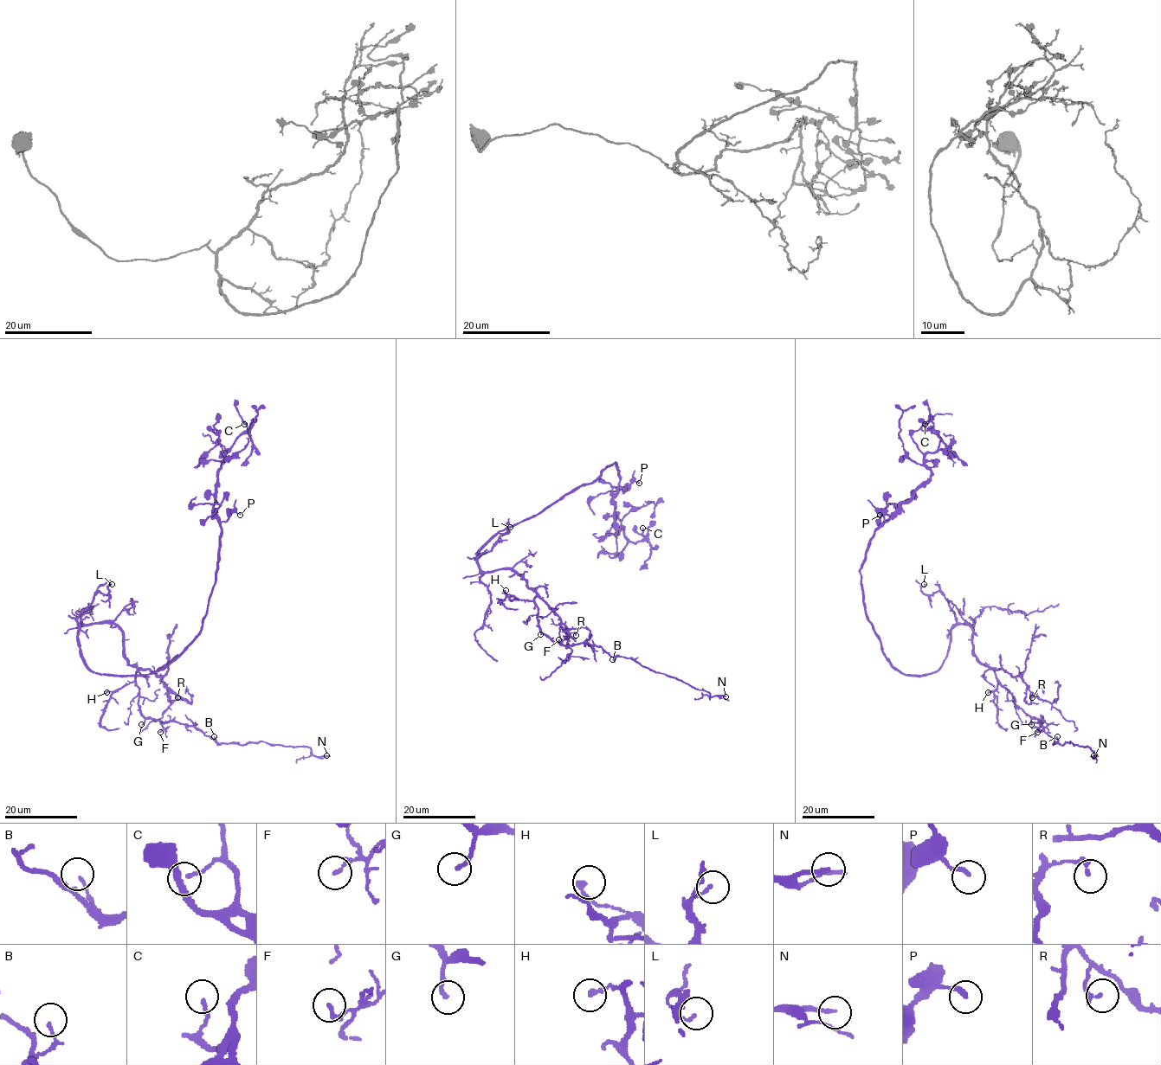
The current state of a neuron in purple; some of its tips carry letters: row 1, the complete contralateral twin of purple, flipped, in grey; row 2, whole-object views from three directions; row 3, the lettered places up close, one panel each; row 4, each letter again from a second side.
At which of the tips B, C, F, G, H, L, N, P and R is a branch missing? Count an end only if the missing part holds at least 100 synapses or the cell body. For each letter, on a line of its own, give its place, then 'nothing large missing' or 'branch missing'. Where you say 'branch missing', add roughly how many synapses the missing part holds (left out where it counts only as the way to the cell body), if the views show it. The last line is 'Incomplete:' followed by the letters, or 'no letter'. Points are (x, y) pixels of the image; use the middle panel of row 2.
B: at (612, 659); nothing large missing
C: at (642, 528); nothing large missing
F: at (558, 639); nothing large missing
G: at (540, 634); nothing large missing
H: at (506, 590); nothing large missing
L: at (510, 527); nothing large missing
N: at (725, 696); nothing large missing
P: at (639, 483); nothing large missing
R: at (576, 635); nothing large missing
Incomplete: no letter

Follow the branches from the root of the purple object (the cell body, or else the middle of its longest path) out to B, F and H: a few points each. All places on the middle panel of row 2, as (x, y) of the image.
B: (490, 540), (476, 554), (478, 567), (521, 574), (537, 594), (543, 633), (564, 645), (599, 646), (612, 659)
F: (490, 540), (476, 554), (478, 567), (521, 574), (537, 594), (538, 626), (560, 644), (558, 639)
H: (490, 540), (476, 554), (478, 567), (483, 571), (512, 569), (537, 595), (532, 600), (524, 600), (506, 590)

